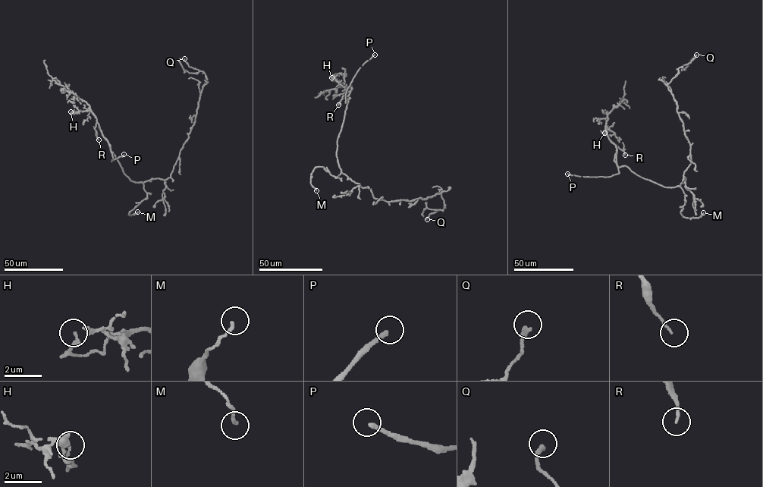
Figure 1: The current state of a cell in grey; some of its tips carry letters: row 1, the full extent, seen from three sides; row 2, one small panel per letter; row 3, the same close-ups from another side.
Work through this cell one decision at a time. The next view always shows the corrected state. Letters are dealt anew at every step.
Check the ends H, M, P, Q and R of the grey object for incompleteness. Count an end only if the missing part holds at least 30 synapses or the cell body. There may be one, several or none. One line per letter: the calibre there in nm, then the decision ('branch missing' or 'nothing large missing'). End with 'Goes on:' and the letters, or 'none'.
H: calibre 140 nm; nothing large missing
M: calibre 140 nm; nothing large missing
P: calibre 220 nm; branch missing
Q: calibre 240 nm; nothing large missing
R: calibre 90 nm; nothing large missing
Goes on: P

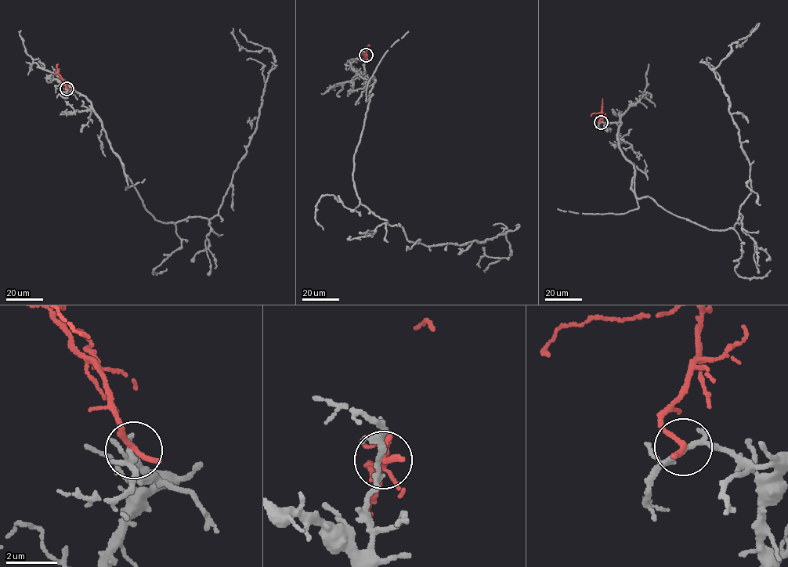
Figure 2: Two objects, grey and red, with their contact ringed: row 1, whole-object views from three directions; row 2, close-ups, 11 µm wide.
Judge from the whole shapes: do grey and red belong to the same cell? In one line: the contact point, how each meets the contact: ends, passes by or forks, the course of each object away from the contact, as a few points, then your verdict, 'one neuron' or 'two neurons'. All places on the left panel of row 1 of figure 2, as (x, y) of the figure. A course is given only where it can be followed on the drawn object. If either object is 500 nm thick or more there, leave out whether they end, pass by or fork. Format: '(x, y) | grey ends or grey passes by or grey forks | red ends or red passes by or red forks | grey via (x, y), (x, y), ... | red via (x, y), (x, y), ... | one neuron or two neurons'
(66, 88) | grey forks | red ends | grey via (66, 88), (90, 102), (155, 219), (210, 219), (246, 152), (275, 60), (268, 48), (243, 48), (233, 28) | red via (66, 88), (58, 73), (58, 63) | two neurons

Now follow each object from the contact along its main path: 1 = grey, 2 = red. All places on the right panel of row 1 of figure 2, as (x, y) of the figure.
1: (601, 122), (619, 122), (637, 198), (709, 229), (733, 228), (750, 169), (713, 70), (757, 23)
2: (601, 122), (602, 99)

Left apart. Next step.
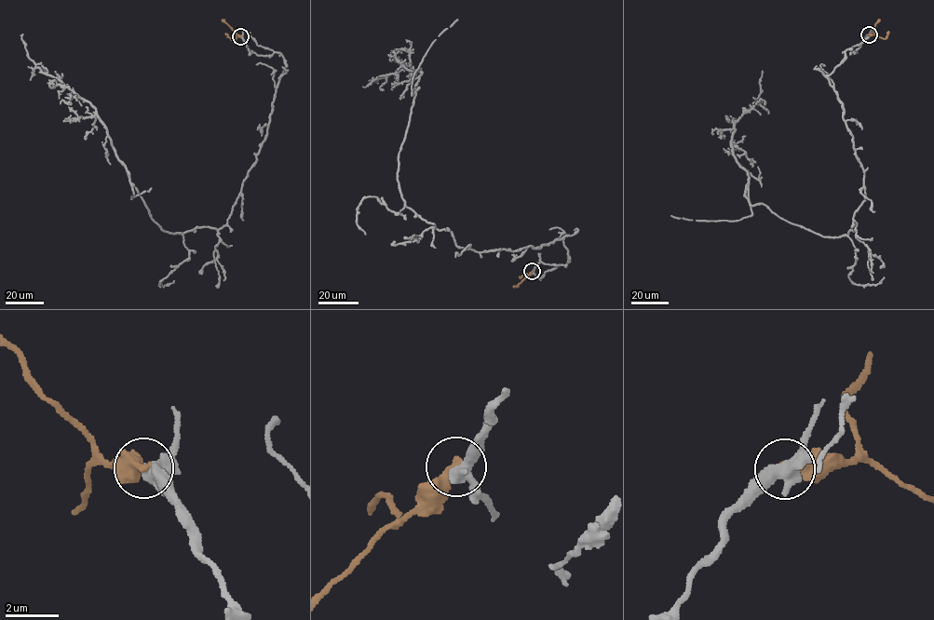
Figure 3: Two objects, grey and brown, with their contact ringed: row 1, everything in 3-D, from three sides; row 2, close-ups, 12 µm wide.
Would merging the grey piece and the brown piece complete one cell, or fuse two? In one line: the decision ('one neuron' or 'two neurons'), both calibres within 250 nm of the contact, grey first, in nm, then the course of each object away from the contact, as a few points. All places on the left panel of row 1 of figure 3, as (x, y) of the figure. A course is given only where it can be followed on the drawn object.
two neurons; calibres 360 and 340 nm; course grey (240, 36), (286, 65), (266, 135), (225, 225), (175, 234), (150, 217), (96, 109), (36, 67), (22, 33); course brown (240, 36), (233, 41), (225, 33)

